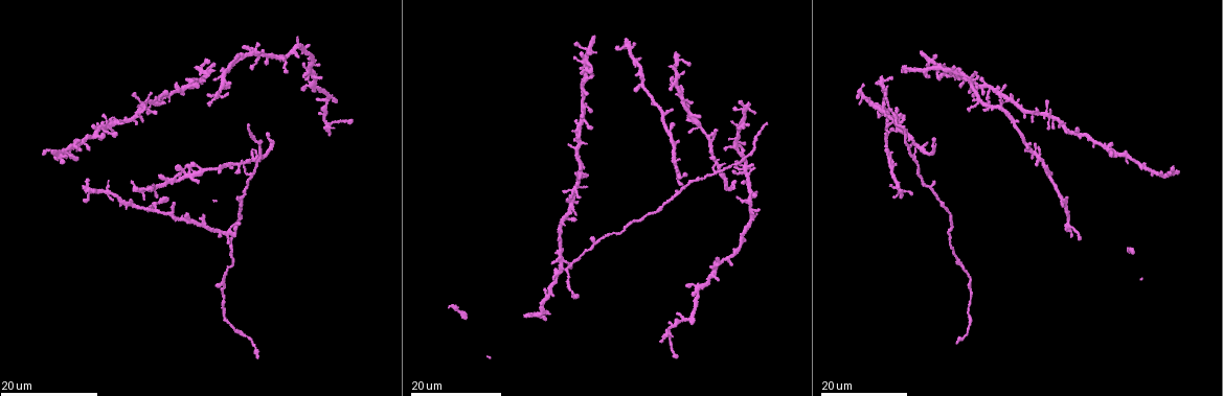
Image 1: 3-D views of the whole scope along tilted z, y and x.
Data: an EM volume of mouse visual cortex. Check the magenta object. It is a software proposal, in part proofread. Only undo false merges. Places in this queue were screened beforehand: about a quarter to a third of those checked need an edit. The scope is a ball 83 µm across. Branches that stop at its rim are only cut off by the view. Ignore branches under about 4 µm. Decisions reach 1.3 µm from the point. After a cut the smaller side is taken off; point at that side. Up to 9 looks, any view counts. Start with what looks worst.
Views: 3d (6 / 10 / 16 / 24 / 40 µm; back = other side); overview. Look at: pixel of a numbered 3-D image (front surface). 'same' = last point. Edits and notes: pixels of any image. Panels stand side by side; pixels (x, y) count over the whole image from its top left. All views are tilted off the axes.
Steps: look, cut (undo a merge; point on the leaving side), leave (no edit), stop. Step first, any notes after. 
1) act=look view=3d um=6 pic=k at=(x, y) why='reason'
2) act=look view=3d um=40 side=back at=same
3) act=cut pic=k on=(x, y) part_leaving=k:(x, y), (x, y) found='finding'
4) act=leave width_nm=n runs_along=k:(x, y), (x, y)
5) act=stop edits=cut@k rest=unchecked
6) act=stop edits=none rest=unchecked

act=look view=3d um=16 pic=1 at=(717, 164) why='four arms meet'

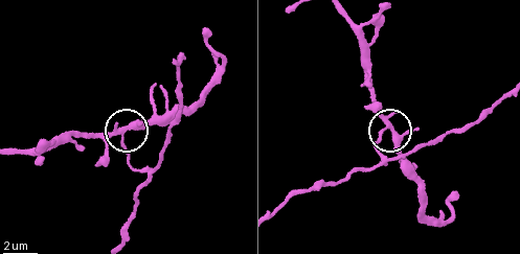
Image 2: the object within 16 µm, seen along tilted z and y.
act=look view=3d um=10 pic=2 at=(121, 131)

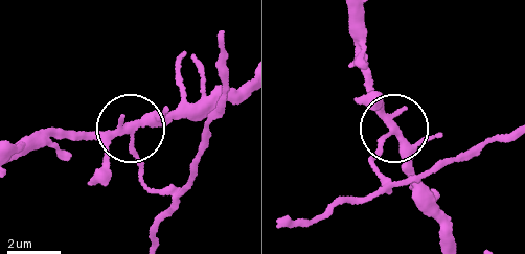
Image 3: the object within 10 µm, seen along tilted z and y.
act=leave width_nm=260 found='all the same cell'

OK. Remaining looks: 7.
act=look view=3d um=24 pic=1 at=(272, 144) why='two arms at a narrow angle'

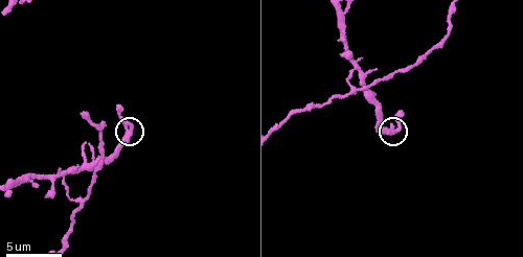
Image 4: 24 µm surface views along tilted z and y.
act=look view=3d um=6 pic=4 at=(390, 131)

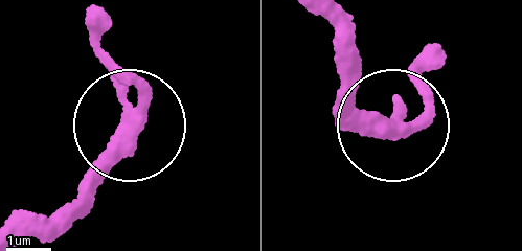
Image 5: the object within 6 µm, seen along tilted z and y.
act=leave found='all the same cell'

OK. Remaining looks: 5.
act=look view=3d um=16 pic=4 at=(278, 126)

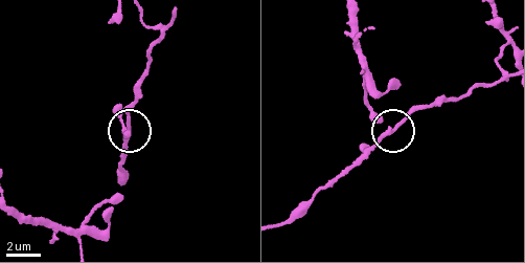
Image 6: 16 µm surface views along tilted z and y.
act=look view=3d um=6 pic=6 at=(128, 127) why='zoom in'

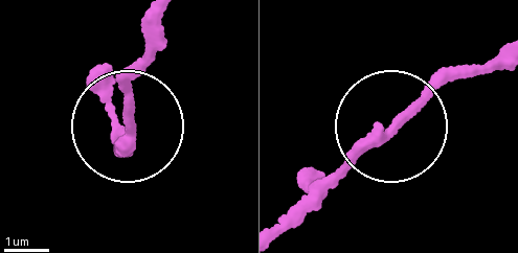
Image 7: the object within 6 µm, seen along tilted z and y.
act=leave width_nm=240 found='one cell here'

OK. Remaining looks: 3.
act=look view=3d um=16 pic=1 at=(720, 262) why='thick turns thin'

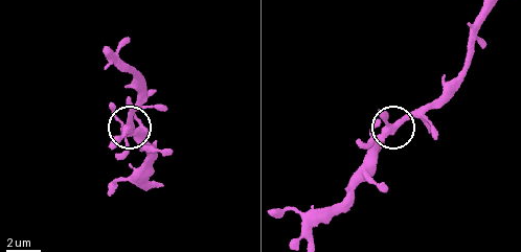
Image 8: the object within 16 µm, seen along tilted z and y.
act=look view=3d um=10 pic=8 at=(131, 126)

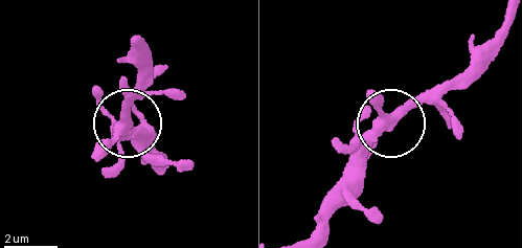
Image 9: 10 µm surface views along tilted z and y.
act=leave width_nm=320 runs_along=9:(503, 20), (470, 69), (399, 116), (333, 187) found='all the same cell'

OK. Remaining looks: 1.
act=stop edits=none rest=unchecked

